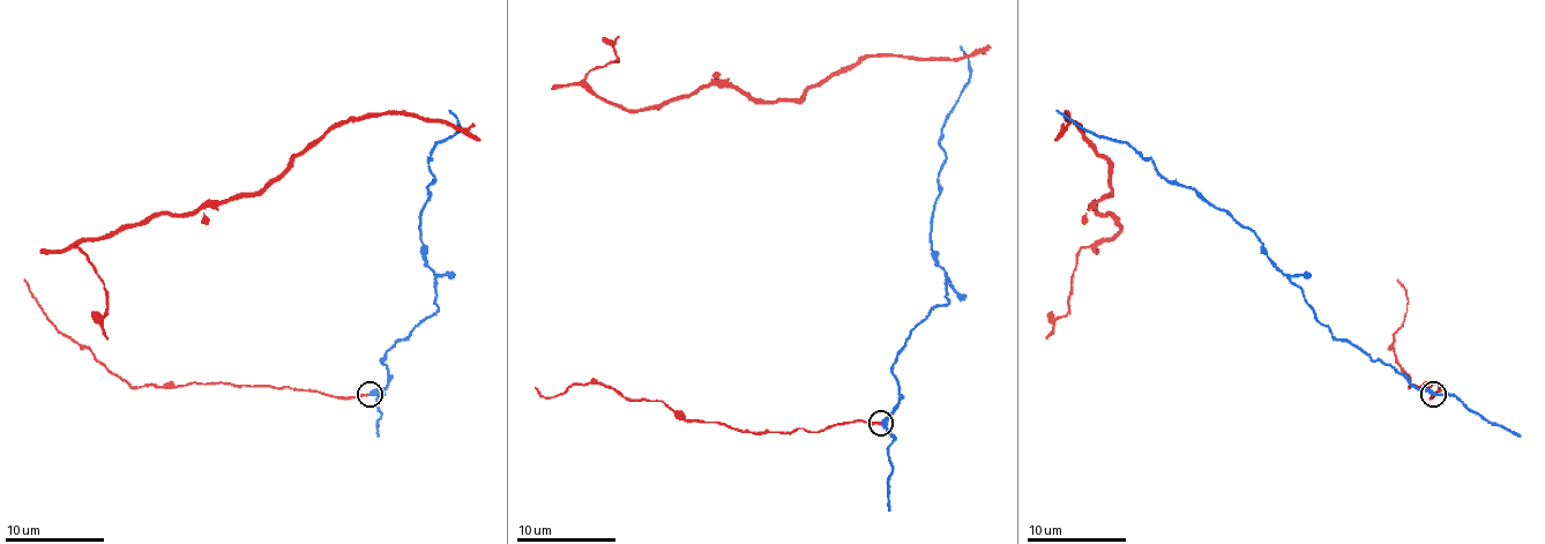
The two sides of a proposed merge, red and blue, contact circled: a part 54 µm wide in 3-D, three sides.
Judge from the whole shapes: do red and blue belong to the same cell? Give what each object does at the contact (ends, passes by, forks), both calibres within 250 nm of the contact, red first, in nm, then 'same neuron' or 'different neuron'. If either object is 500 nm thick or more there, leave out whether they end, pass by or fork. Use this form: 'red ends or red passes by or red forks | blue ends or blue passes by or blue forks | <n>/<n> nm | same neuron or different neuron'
red ends | blue passes by | 180/280 nm | different neuron

